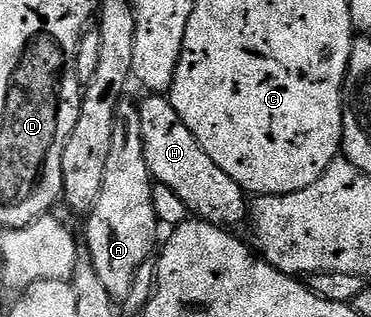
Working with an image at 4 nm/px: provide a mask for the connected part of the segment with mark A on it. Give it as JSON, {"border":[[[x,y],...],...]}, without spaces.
{"border":[[[120,101],[115,110],[113,141],[109,141],[109,157],[105,161],[105,181],[101,181],[101,193],[86,216],[86,254],[105,285],[105,293],[116,301],[129,296],[137,269],[156,254],[161,232],[157,213],[153,213],[153,180],[145,161],[141,113],[134,102],[127,102]]]}

